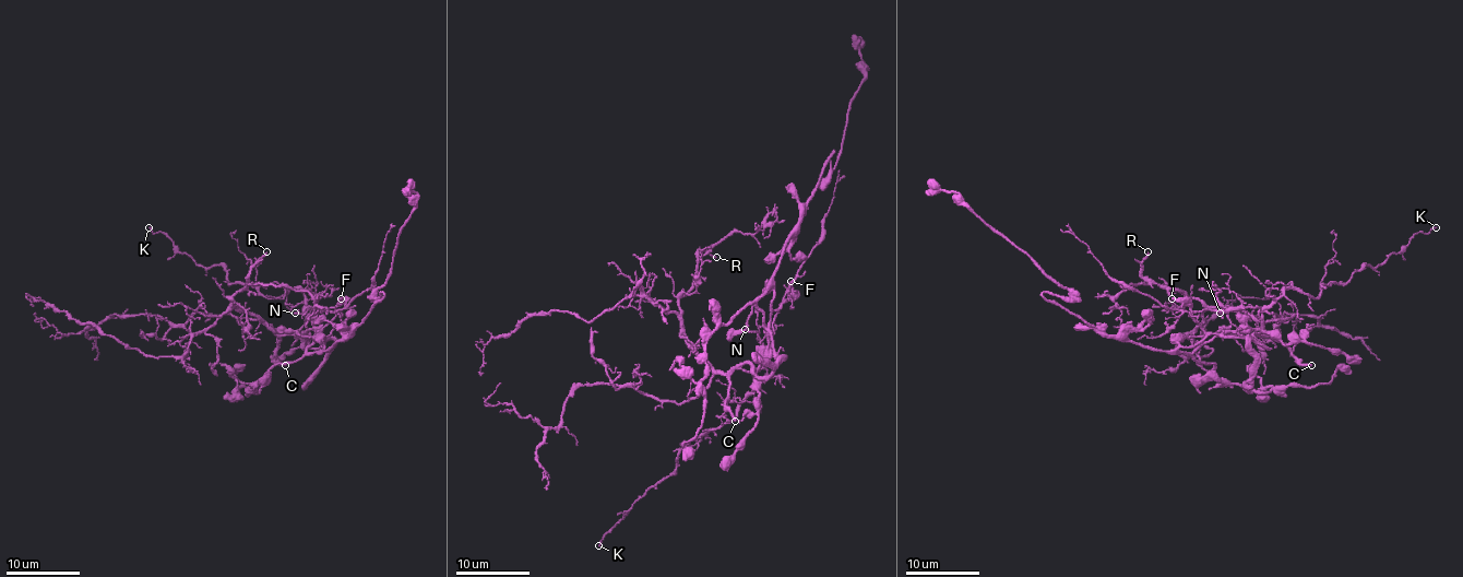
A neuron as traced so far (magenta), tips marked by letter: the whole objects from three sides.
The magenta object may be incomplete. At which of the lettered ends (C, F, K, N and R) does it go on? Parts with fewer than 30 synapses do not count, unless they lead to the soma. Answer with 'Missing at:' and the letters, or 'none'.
Missing at: C

